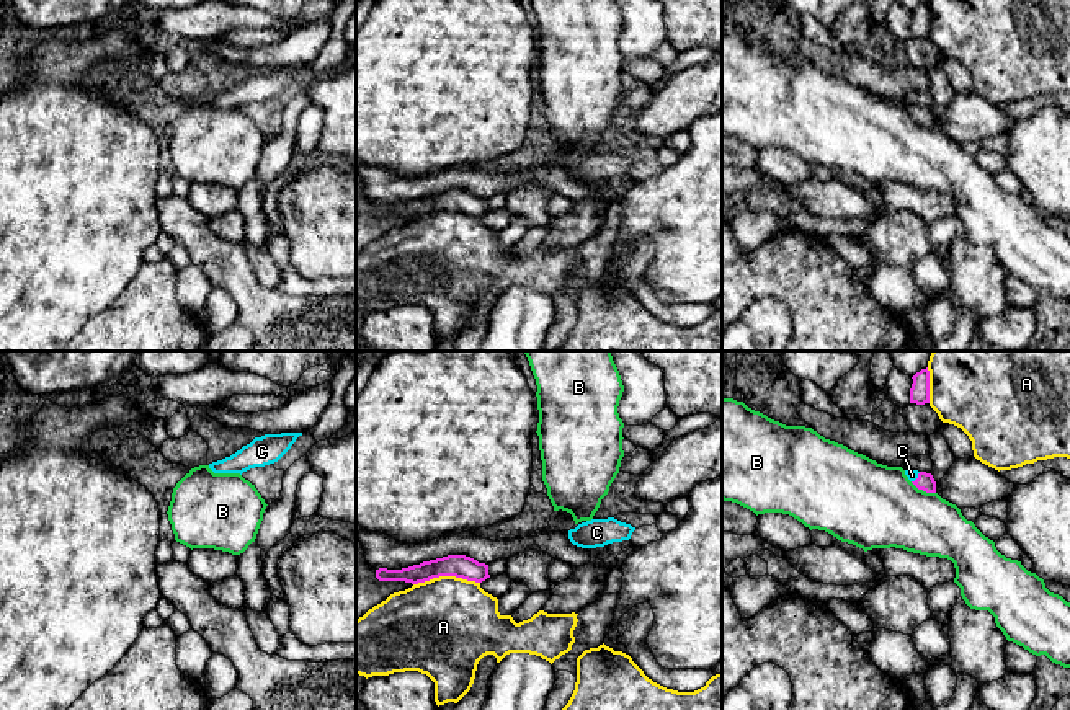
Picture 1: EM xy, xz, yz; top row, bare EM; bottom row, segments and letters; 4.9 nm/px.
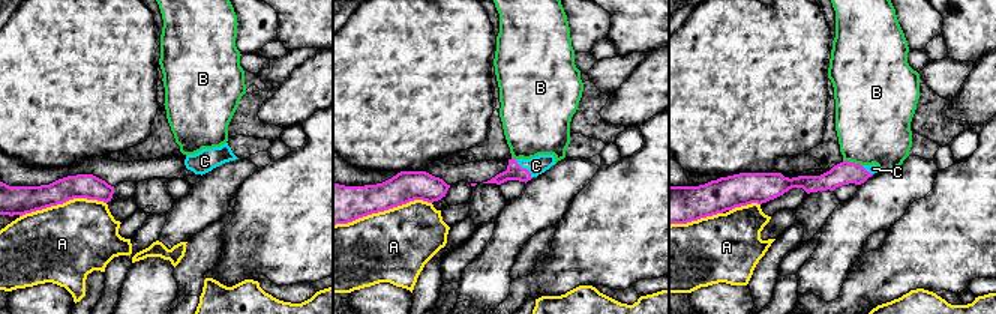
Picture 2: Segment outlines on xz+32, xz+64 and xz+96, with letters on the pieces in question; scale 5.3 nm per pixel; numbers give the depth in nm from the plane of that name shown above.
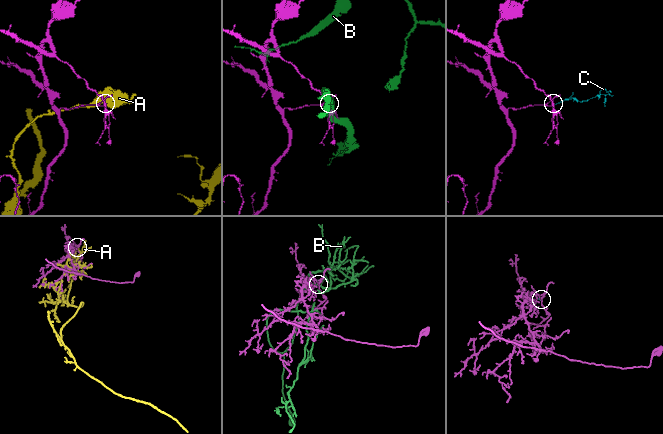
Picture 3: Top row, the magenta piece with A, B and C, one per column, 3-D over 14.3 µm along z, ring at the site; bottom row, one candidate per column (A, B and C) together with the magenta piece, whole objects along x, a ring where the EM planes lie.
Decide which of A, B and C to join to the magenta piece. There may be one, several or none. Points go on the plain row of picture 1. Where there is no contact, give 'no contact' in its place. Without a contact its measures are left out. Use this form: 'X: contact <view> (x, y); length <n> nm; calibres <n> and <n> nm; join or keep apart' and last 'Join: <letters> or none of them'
A: contact xz (446, 209); length 320 nm; calibres 110 and 480 nm; keep apart
B: contact yz (923, 124); length 140 nm; calibres 90 and 420 nm; keep apart
C: contact yz (918, 111); length 70 nm; calibres 90 and 50 nm; join
Join: C

